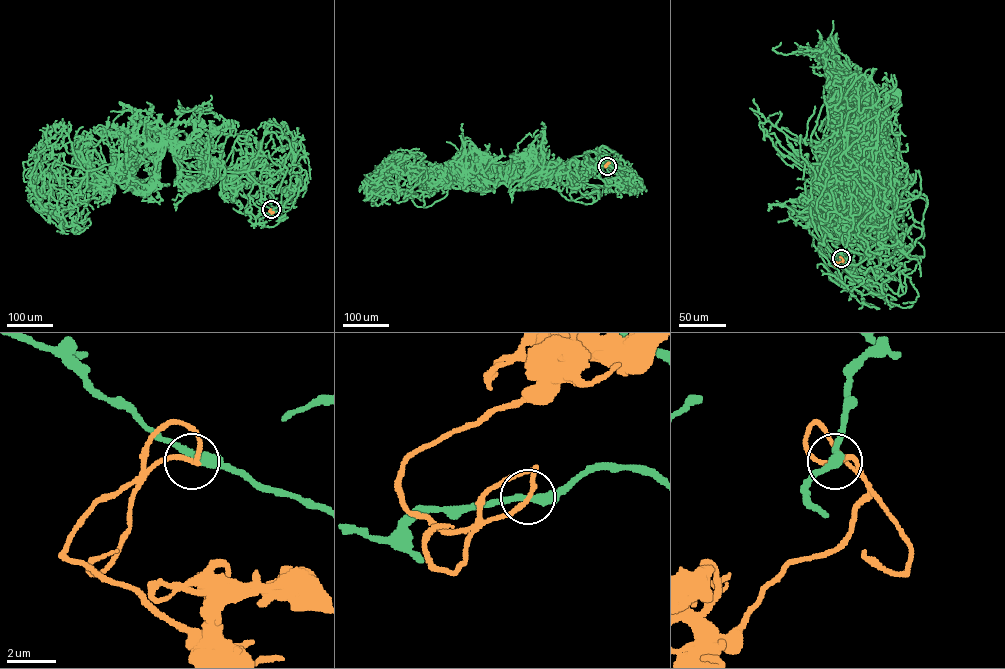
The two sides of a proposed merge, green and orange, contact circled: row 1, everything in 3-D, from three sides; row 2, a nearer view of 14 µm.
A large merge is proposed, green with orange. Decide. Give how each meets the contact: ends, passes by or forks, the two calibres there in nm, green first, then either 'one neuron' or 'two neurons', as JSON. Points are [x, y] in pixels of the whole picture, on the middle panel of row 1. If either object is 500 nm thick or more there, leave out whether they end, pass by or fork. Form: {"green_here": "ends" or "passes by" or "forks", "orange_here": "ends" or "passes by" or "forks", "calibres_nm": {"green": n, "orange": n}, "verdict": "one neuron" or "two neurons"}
{"green_here": "passes by", "orange_here": "passes by", "calibres_nm": {"green": 360, "orange": 180}, "verdict": "two neurons"}

